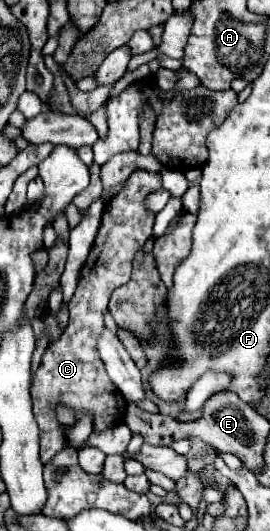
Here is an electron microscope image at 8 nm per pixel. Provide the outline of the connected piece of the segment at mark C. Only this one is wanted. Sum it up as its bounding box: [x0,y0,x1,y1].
[31,173,161,463]

